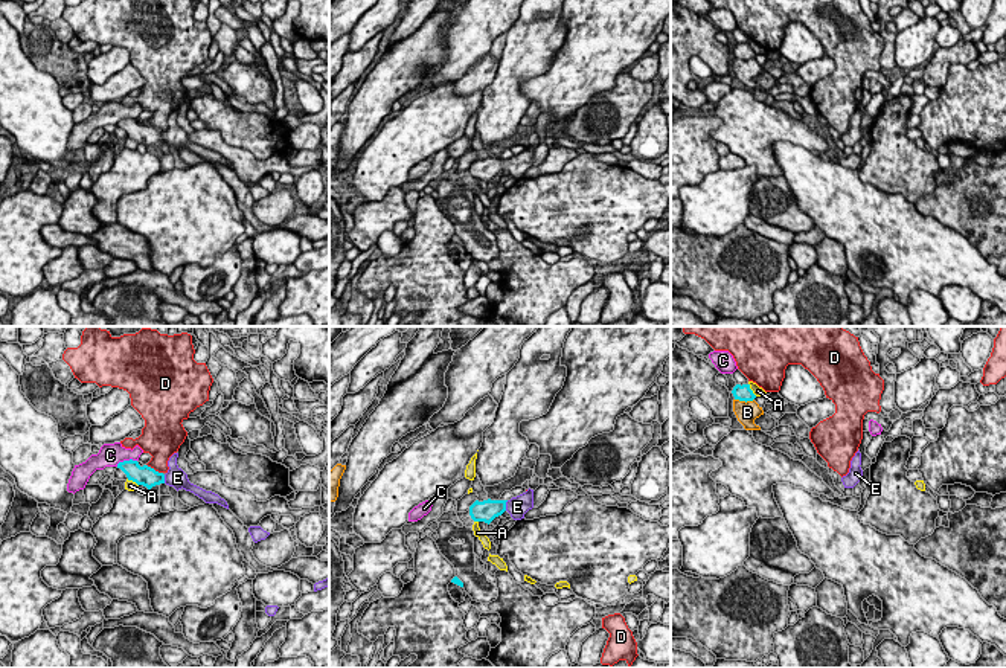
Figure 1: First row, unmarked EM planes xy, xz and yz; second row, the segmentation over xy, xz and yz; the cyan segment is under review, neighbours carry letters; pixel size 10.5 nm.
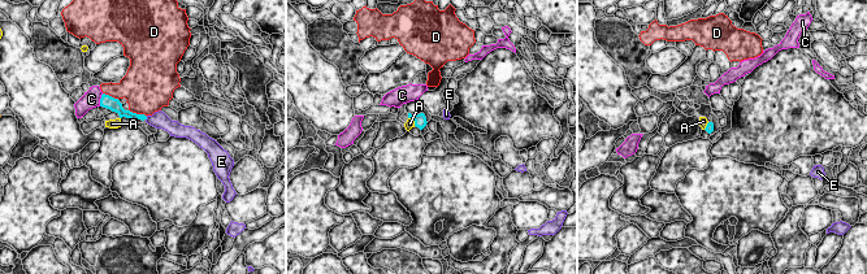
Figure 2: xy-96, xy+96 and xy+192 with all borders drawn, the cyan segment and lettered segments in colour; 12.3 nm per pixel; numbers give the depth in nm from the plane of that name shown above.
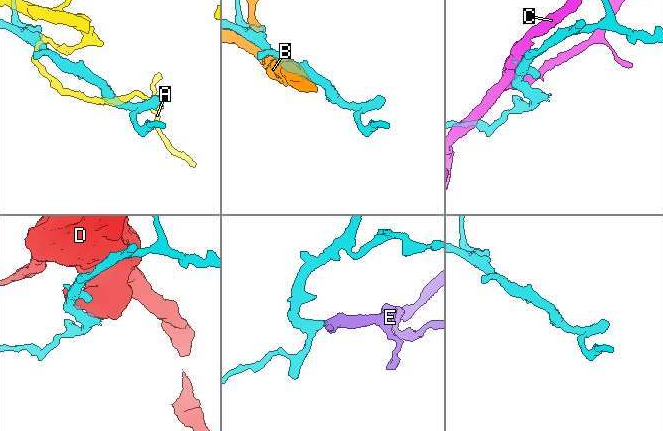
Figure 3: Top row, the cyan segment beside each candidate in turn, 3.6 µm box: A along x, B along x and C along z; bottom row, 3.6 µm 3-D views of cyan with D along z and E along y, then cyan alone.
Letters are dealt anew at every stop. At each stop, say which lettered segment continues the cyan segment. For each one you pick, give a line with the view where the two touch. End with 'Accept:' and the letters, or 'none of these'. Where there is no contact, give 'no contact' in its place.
E: contact in xz
Accept: E

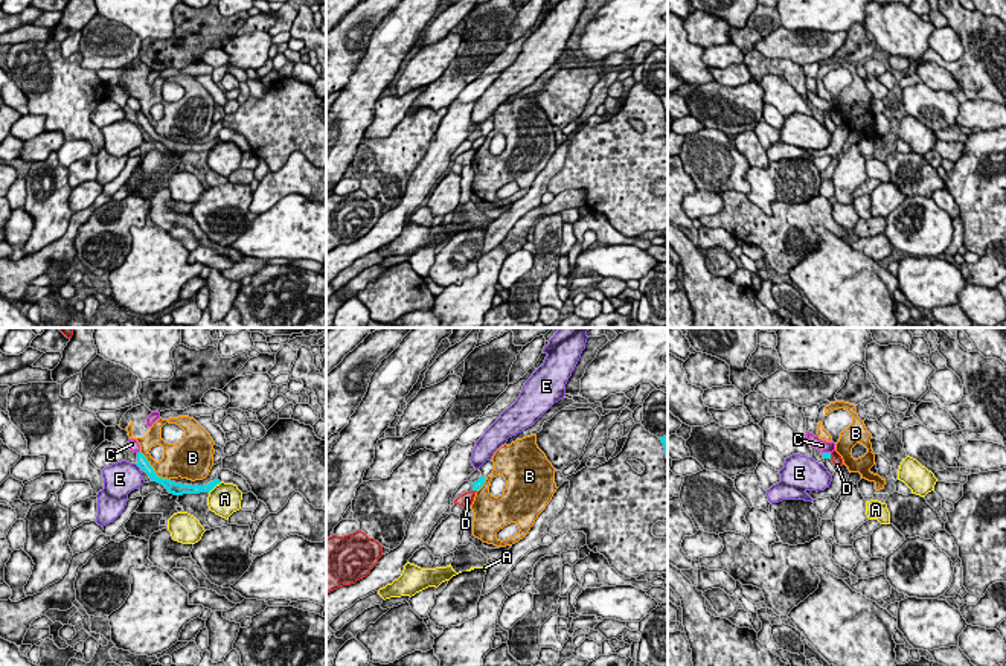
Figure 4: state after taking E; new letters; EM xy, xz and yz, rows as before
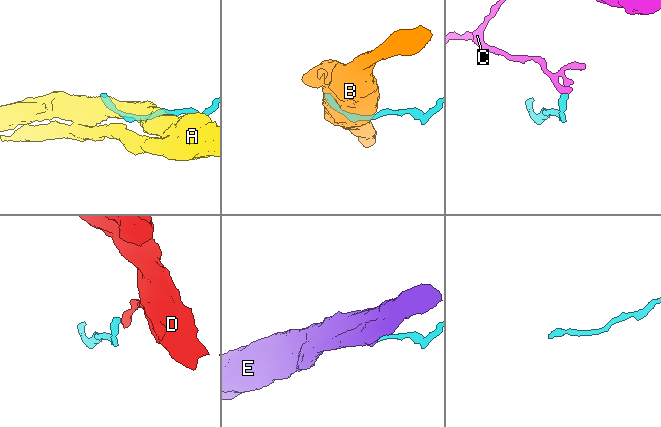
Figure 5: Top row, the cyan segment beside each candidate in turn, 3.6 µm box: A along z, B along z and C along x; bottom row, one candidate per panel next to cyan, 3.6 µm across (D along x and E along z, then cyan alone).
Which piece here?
Accept: none of these

